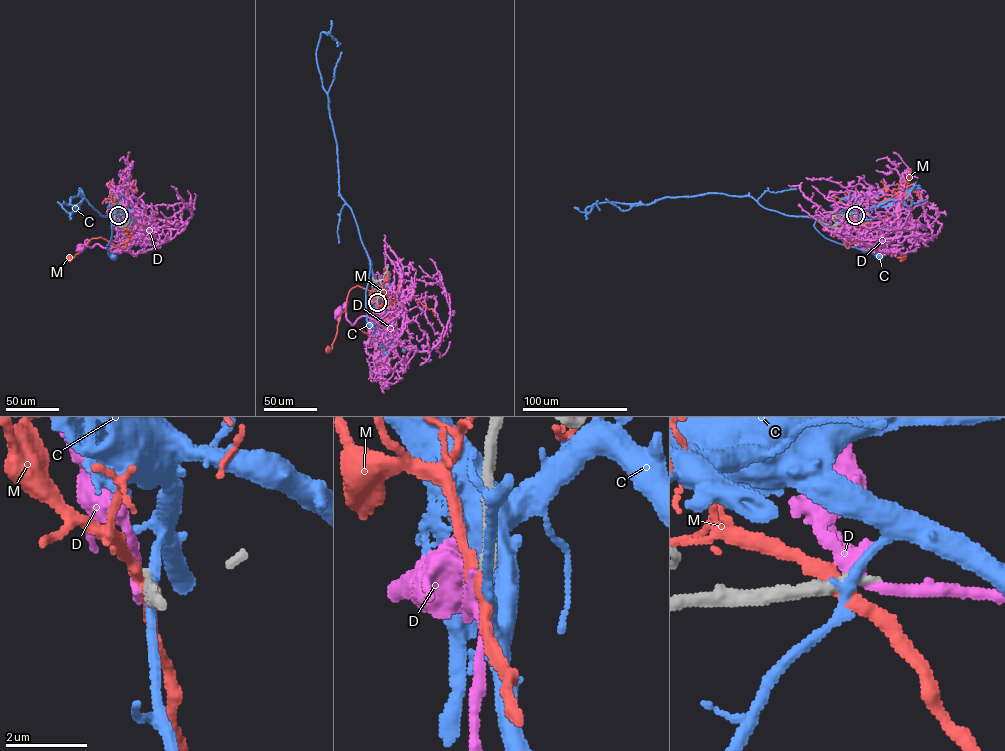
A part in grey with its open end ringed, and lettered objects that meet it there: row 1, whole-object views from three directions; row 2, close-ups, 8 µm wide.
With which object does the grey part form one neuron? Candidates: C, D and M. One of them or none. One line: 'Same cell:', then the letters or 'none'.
Same cell: none

